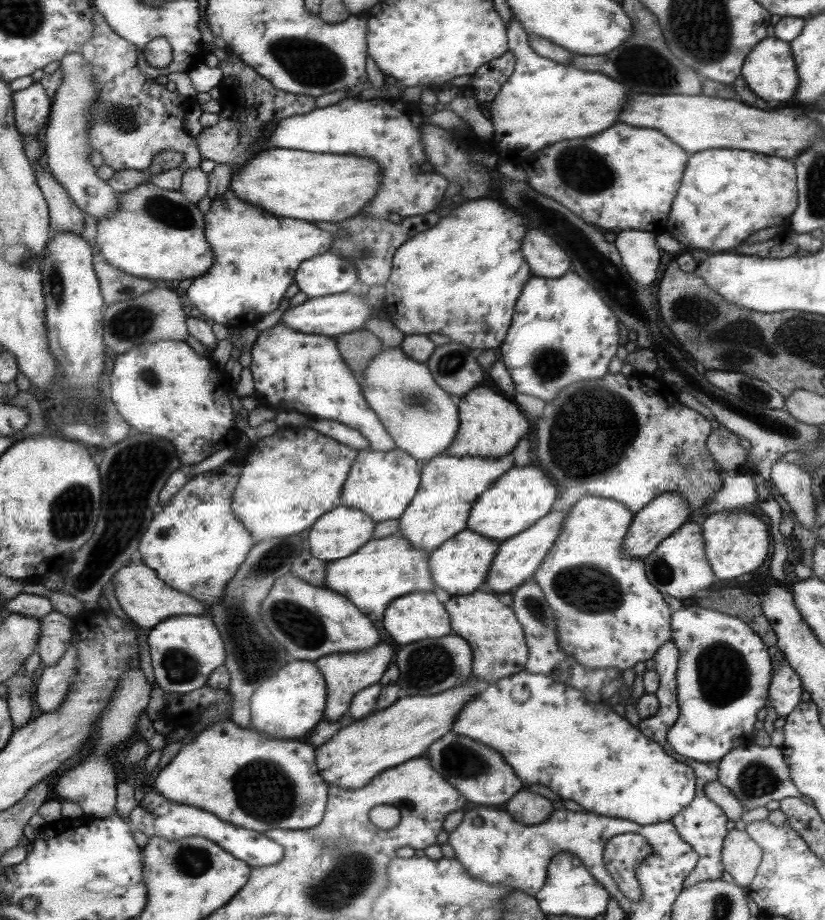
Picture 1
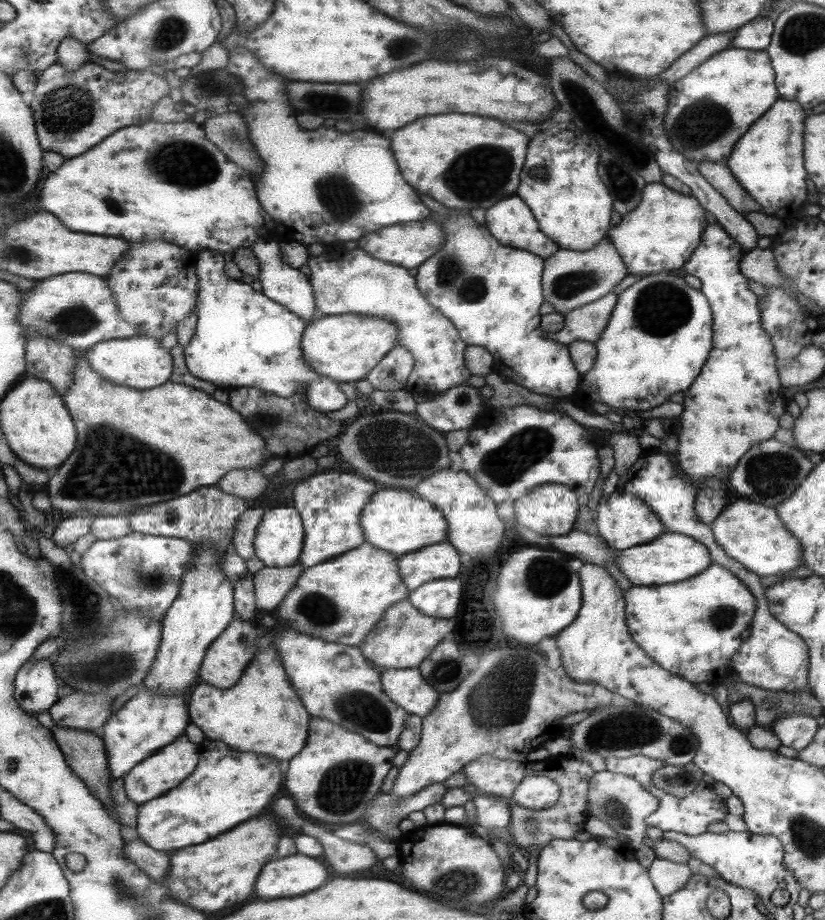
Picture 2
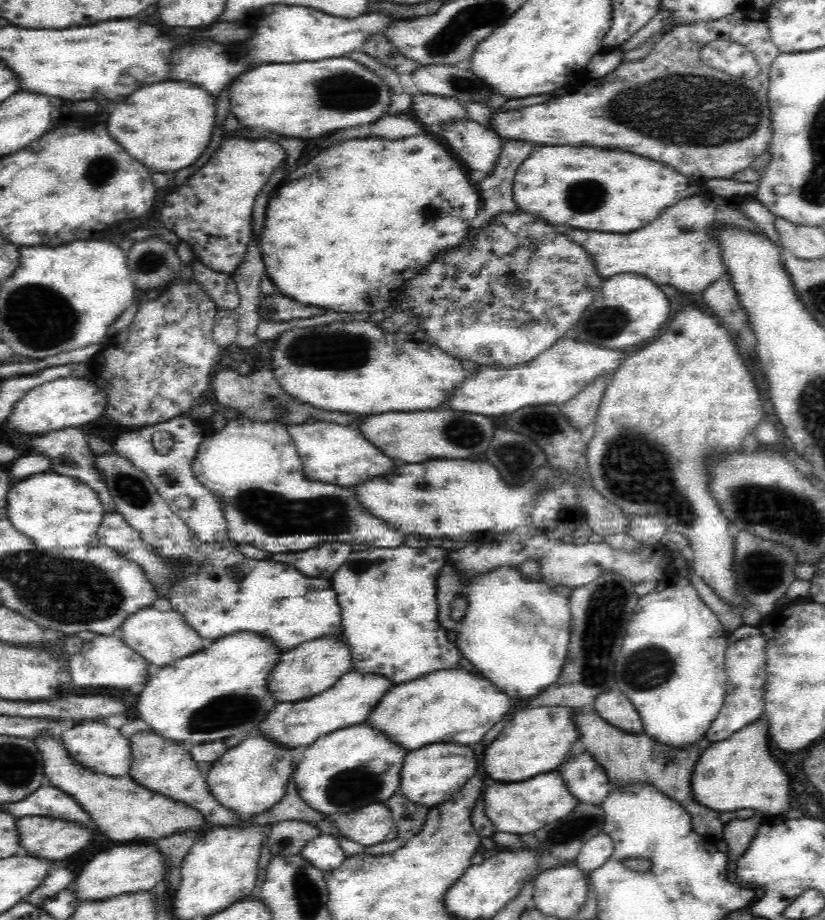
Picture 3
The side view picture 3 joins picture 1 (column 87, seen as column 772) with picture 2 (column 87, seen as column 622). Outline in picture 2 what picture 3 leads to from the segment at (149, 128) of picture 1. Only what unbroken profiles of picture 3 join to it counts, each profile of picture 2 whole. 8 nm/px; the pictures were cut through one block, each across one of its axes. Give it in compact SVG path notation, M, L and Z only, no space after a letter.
M86 62L80 70L75 71L68 70L60 63L52 65L47 71L41 73L38 90L32 100L36 118L40 124L40 138L44 140L44 148L64 154L66 158L76 158L90 152L94 146L102 144L108 136L112 136L120 128L150 122L157 103L170 92L168 82L158 74L158 72L152 74L150 69L144 72L130 69L112 71L94 62Z

